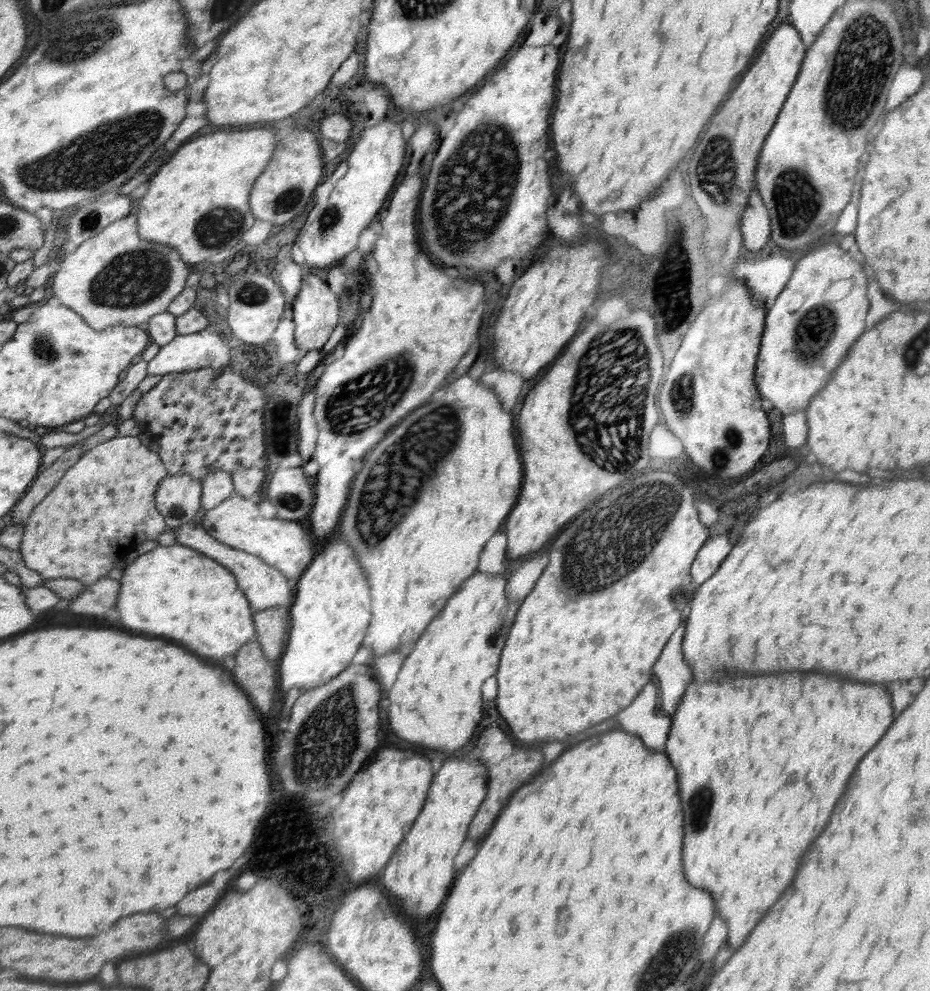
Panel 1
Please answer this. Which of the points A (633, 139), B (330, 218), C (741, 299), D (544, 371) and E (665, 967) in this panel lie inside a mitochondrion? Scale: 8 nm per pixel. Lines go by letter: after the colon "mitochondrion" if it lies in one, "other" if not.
A: other
B: mitochondrion
C: other
D: other
E: mitochondrion

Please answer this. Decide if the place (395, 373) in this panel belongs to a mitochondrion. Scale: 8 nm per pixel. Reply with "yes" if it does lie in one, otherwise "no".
yes

